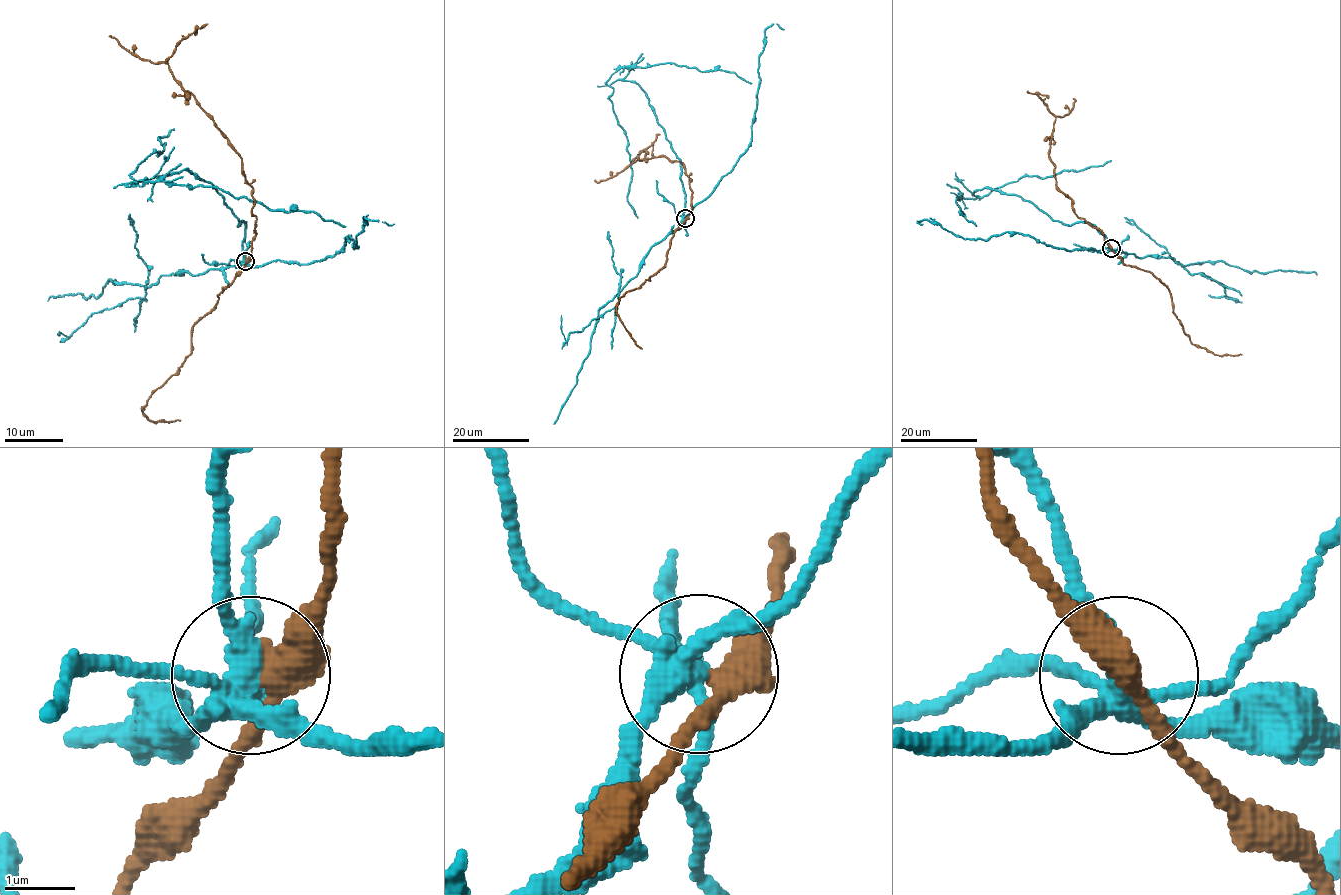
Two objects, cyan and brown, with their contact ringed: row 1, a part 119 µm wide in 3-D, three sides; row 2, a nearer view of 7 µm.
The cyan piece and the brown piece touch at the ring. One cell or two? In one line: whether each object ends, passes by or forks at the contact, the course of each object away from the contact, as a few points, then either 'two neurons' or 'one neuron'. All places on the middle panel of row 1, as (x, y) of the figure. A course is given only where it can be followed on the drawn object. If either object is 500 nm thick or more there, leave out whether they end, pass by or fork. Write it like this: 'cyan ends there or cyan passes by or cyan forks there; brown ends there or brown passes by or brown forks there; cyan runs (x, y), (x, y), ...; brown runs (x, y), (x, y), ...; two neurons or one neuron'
cyan forks there; brown passes by; cyan runs (685, 217), (680, 161), (649, 98), (635, 82), (606, 82), (621, 67), (673, 63), (731, 71), (751, 83); brown runs (685, 217), (692, 208), (692, 191), (680, 162), (671, 162), (664, 155), (644, 158), (614, 176), (595, 180); two neurons

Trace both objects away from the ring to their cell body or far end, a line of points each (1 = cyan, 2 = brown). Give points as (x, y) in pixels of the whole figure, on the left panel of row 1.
1: (245, 260), (245, 223), (187, 169), (126, 185), (221, 188), (345, 227)
2: (245, 260), (255, 236), (255, 217), (242, 159), (168, 65), (134, 56), (111, 35)

